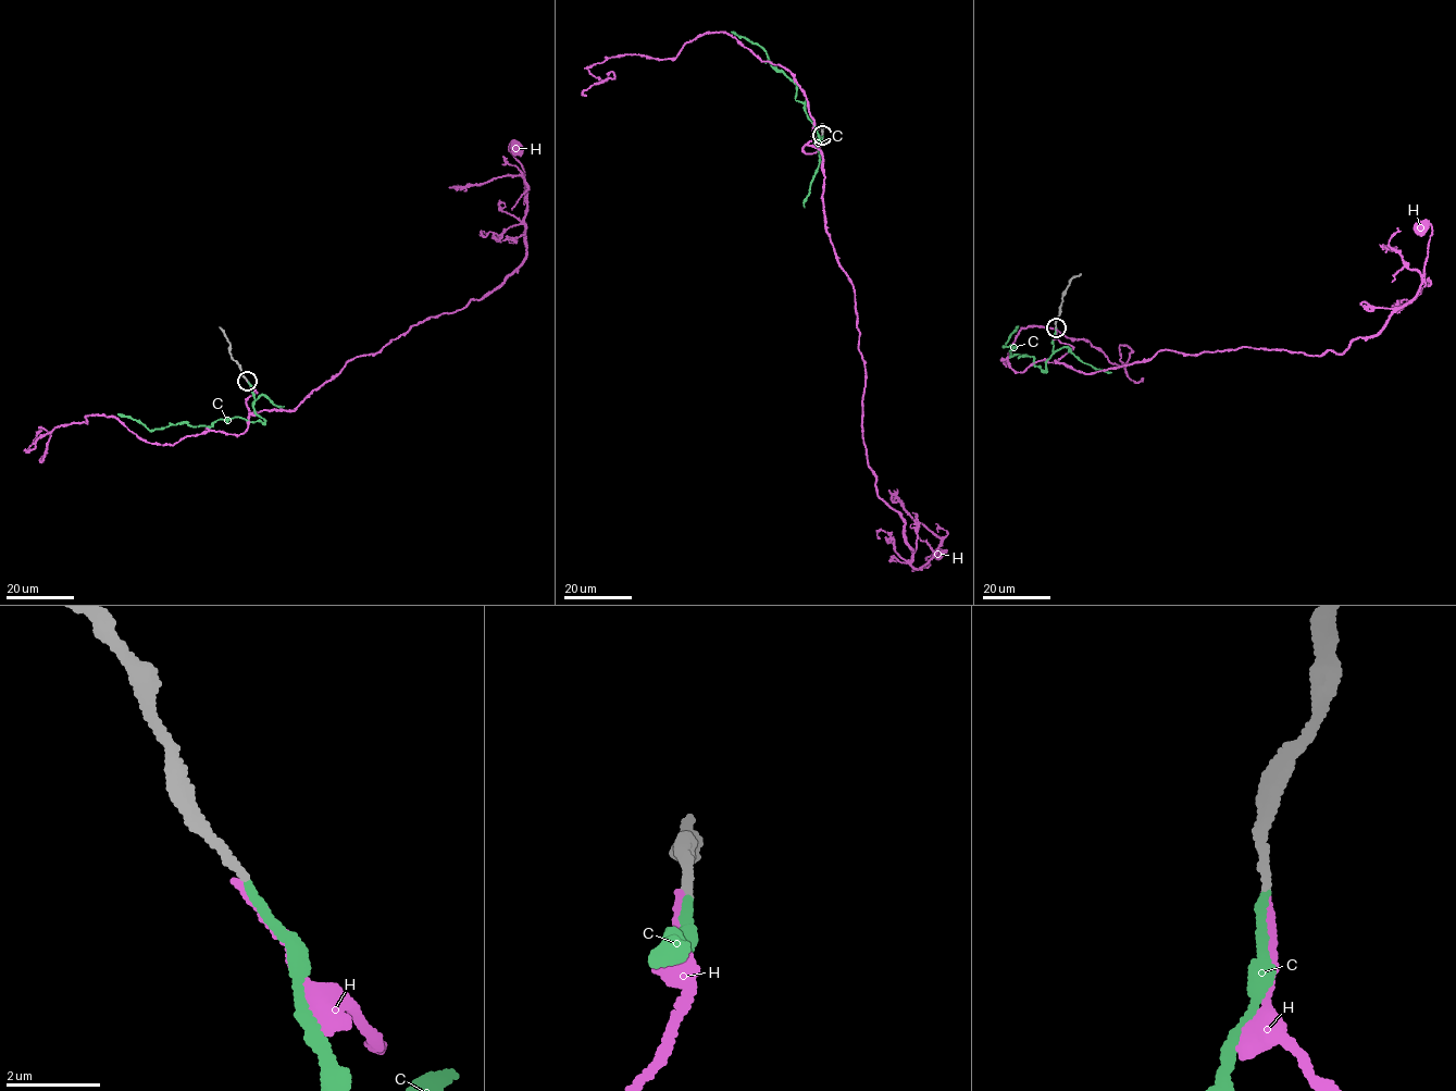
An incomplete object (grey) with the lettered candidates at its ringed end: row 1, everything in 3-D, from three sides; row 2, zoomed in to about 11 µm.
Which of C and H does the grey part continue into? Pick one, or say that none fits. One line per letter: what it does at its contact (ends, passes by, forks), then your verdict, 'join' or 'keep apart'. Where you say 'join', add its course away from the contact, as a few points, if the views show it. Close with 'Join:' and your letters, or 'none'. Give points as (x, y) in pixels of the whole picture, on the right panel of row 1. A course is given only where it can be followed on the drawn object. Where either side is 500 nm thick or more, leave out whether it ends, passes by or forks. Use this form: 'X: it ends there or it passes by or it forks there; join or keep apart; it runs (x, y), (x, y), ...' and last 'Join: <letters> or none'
C: it ends there; join; it runs (1056, 327), (1053, 355), (1042, 371), (1032, 357), (1011, 355), (1015, 347), (1004, 347), (1018, 325)
H: it ends there; keep apart
Join: C

